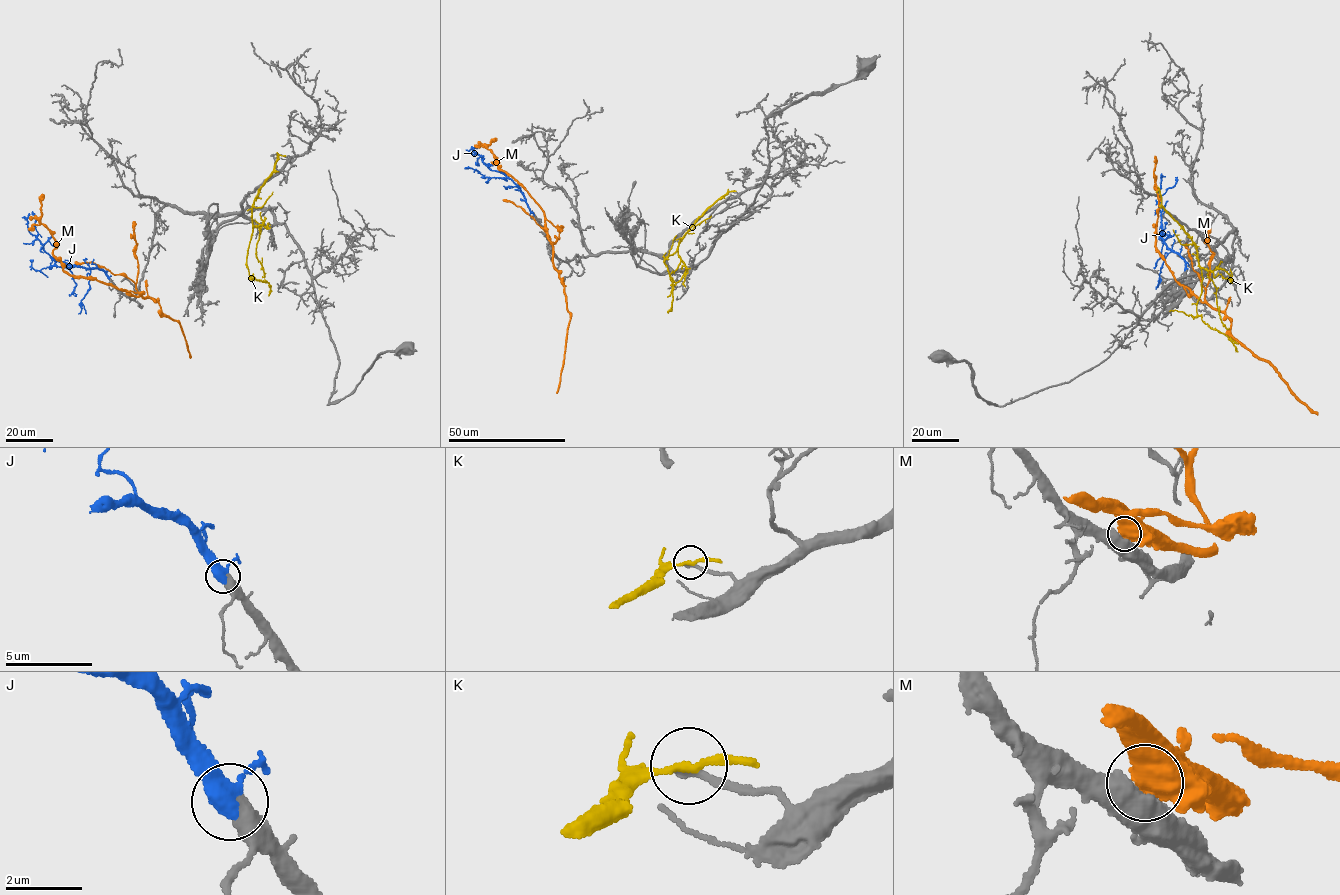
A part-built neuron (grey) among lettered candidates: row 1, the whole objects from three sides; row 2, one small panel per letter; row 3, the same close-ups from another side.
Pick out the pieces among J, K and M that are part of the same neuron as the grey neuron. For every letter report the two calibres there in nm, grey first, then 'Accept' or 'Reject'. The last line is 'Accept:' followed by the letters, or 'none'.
J: Thickness 550 nm (grey) against 440 nm. Accept
K: Thickness 240 nm (grey) against 150 nm. Reject
M: Thickness 700 nm (grey) against 850 nm. Reject
Accept: J

